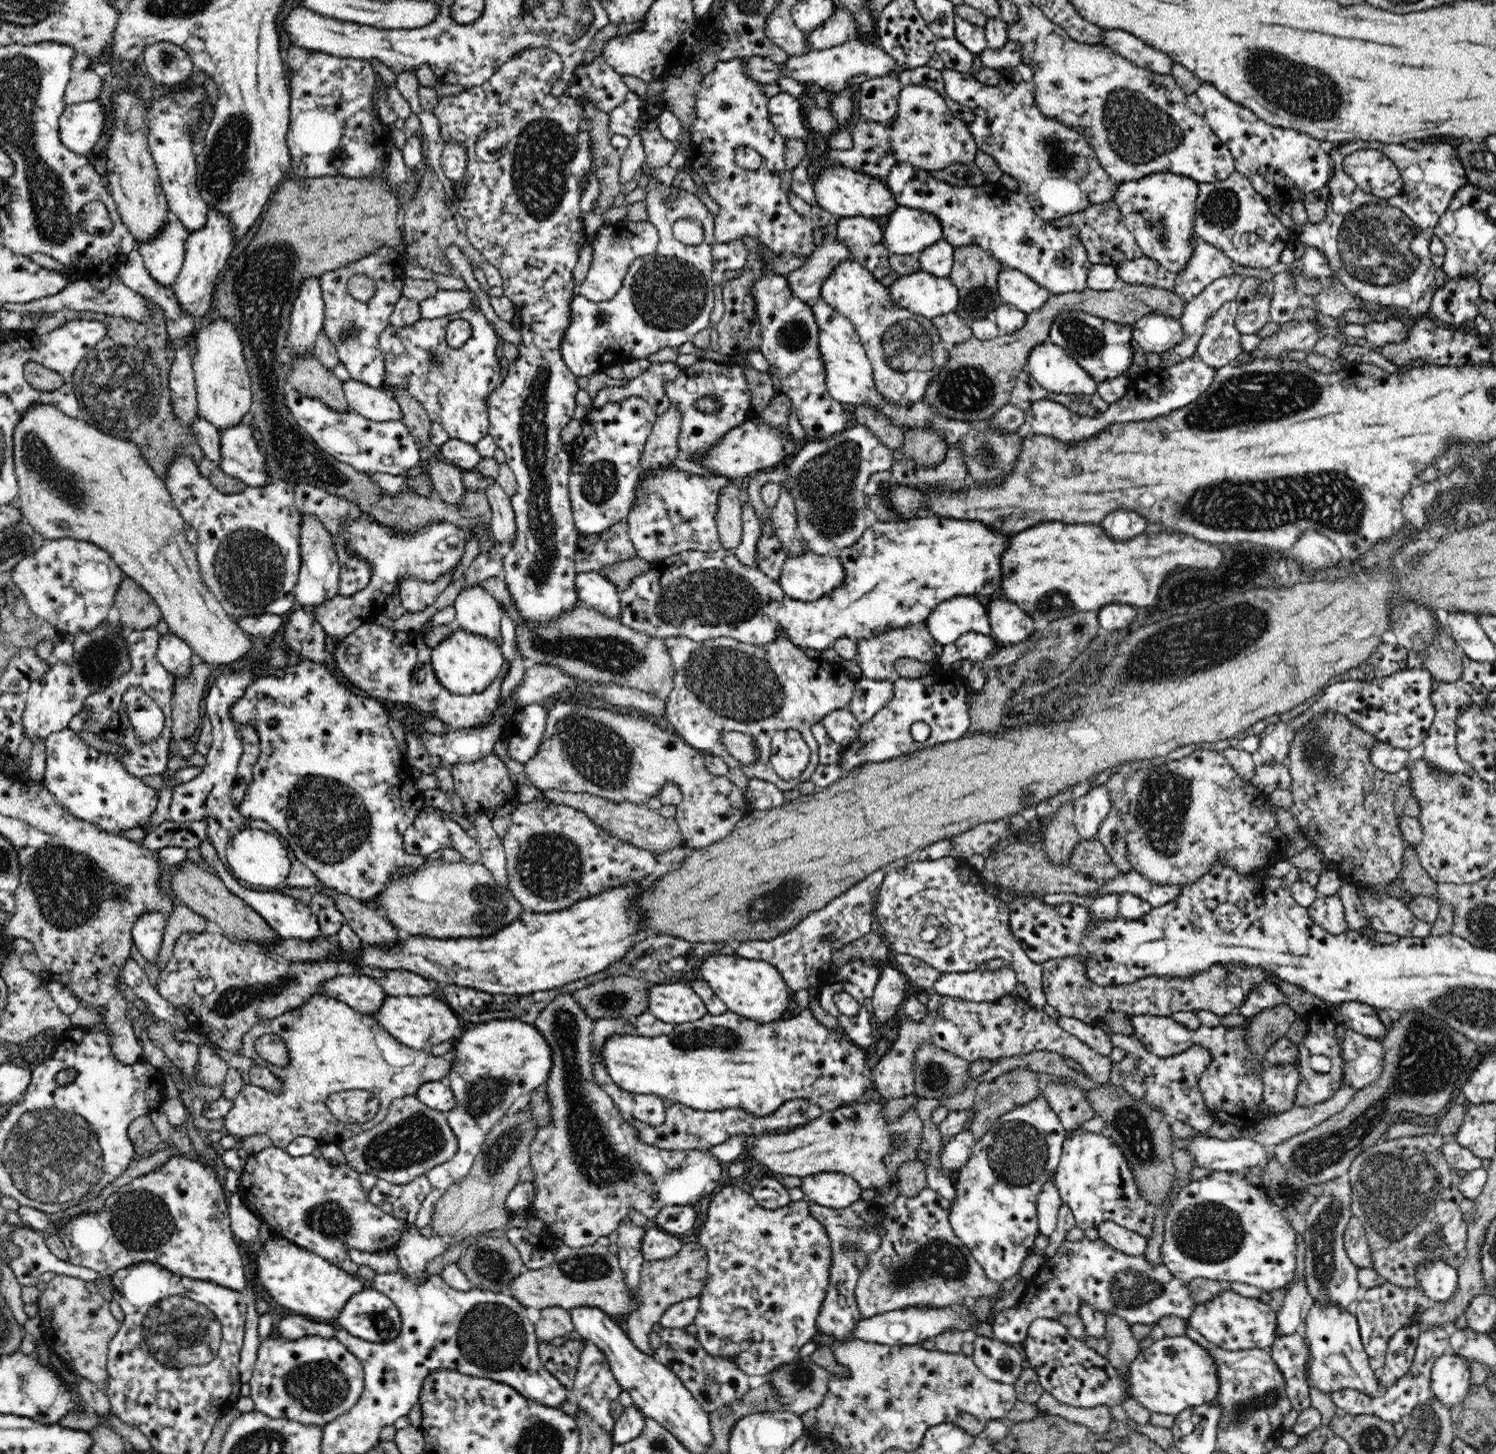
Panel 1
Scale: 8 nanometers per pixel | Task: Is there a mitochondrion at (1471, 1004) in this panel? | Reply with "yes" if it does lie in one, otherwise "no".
yes

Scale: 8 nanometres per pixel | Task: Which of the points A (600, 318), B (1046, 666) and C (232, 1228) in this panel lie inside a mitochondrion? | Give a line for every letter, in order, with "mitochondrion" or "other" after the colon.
A: other
B: mitochondrion
C: other

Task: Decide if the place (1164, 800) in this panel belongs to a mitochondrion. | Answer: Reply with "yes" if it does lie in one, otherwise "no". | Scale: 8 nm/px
yes

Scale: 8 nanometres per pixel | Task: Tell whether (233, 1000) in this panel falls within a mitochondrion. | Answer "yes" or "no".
yes

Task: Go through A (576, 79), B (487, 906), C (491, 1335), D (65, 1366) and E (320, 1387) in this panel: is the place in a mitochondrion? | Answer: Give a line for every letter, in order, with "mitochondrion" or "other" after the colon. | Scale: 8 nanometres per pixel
A: other
B: mitochondrion
C: mitochondrion
D: other
E: mitochondrion

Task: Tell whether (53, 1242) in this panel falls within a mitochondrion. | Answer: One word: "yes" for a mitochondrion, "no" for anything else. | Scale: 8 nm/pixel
no

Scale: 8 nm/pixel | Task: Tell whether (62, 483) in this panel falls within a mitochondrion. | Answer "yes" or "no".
yes

